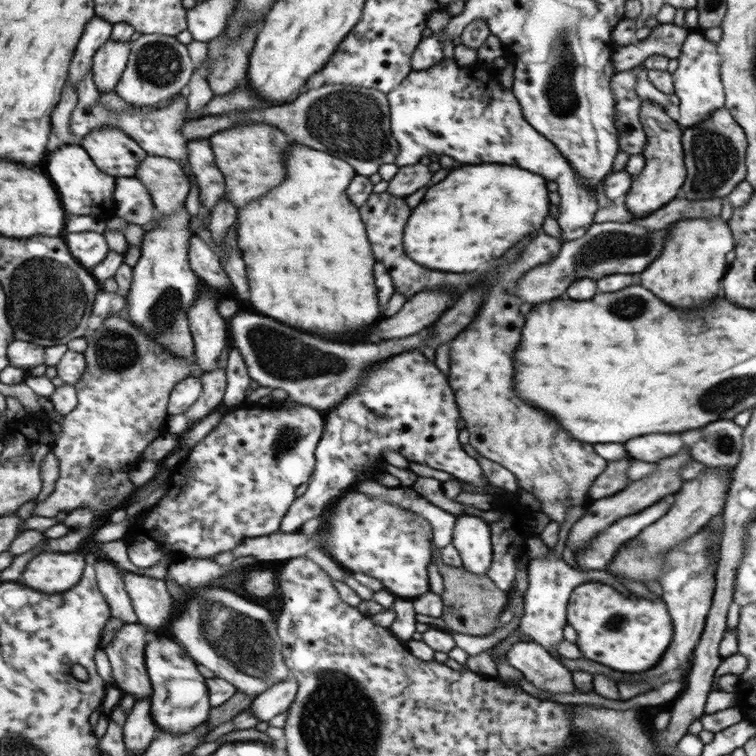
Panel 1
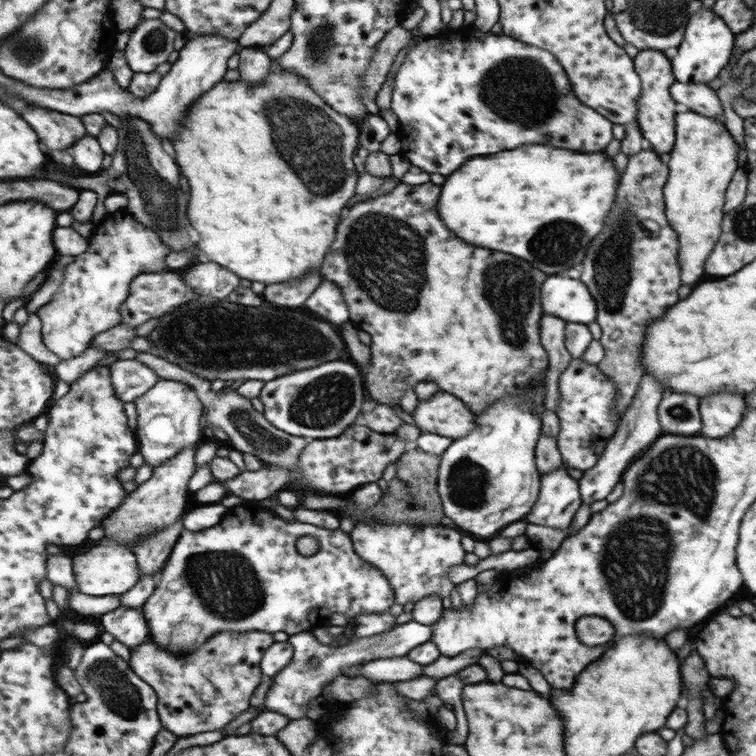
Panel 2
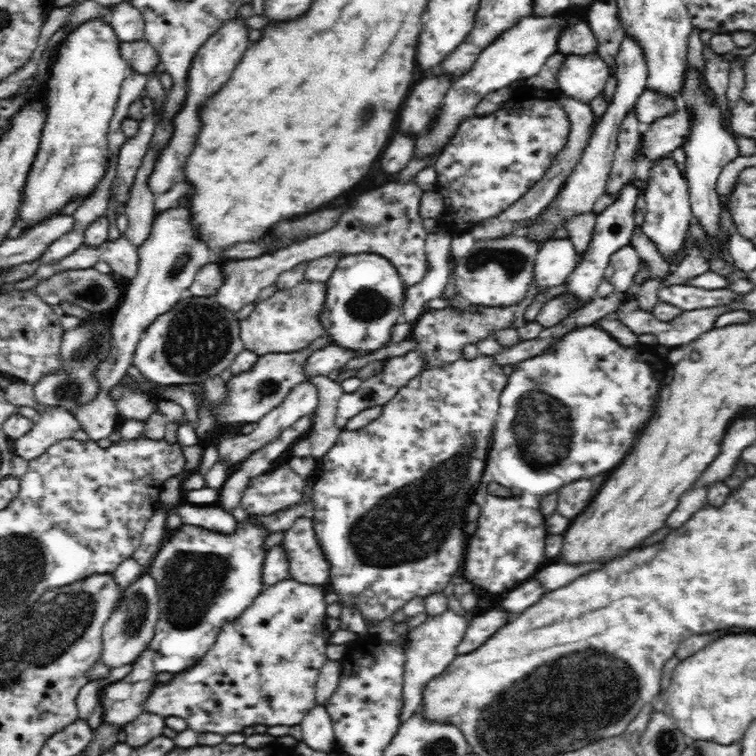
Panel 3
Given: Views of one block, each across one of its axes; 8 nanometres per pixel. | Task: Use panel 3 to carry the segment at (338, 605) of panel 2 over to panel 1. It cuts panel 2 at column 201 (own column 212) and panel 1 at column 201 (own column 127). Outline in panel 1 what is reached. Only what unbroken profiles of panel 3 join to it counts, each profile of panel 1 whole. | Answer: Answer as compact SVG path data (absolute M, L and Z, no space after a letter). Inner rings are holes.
M170 635L157 636L146 646L146 666L154 688L151 716L160 730L169 734L187 734L206 724L211 714L210 687L197 670L197 662L183 645Z

